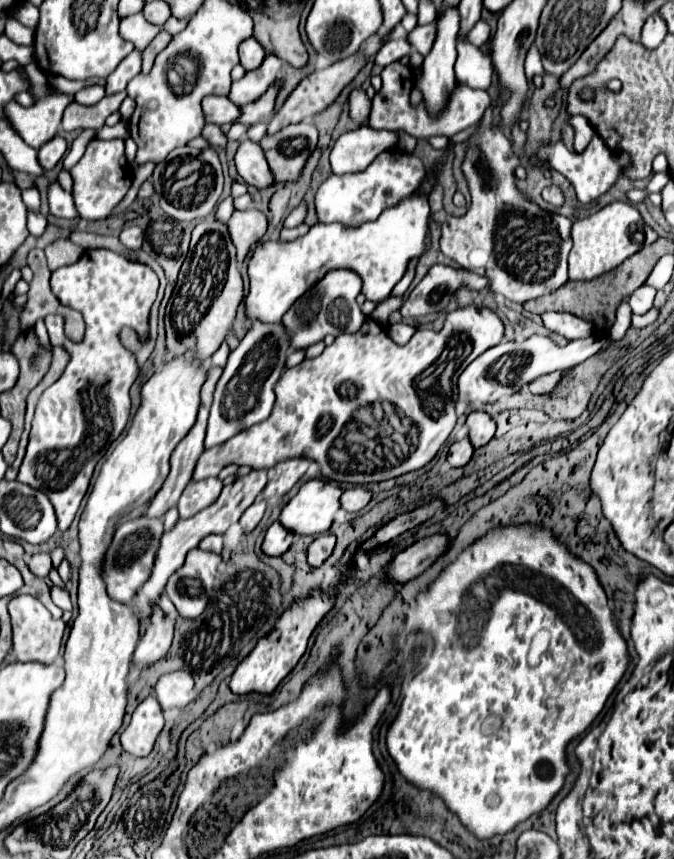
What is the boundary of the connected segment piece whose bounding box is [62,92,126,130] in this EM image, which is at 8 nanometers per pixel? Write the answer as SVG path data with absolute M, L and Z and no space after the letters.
M126 92L108 94L90 108L80 108L80 104L72 102L64 112L62 128L64 130L86 130L86 128L100 130L106 124L106 118L120 108L124 98L126 98Z

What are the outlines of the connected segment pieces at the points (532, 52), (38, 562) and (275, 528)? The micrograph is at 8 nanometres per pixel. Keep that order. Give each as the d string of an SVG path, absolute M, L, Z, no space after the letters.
M530 48L528 50L528 56L526 56L526 78L532 82L534 76L542 74L542 64L540 64L540 54L536 48Z
M34 554L34 556L28 556L26 558L26 564L30 568L30 572L38 578L46 578L52 570L52 562L50 562L50 556L48 554Z
M274 522L266 532L262 550L268 556L282 556L292 546L292 538L294 536L280 522Z

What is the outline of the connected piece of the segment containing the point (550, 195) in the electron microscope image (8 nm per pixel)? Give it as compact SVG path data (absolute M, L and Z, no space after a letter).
M548 186L548 188L544 188L542 197L546 198L550 204L556 204L556 206L560 206L560 204L564 202L564 196L562 196L560 188L556 188L556 186Z

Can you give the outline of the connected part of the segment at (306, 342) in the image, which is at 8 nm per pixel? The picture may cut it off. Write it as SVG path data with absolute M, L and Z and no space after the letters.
M348 268L330 270L322 280L318 280L306 294L302 294L294 306L282 316L286 328L292 334L294 348L308 348L318 340L324 340L328 334L342 334L342 332L356 332L362 326L364 314L356 302L356 296L362 290L362 278Z

